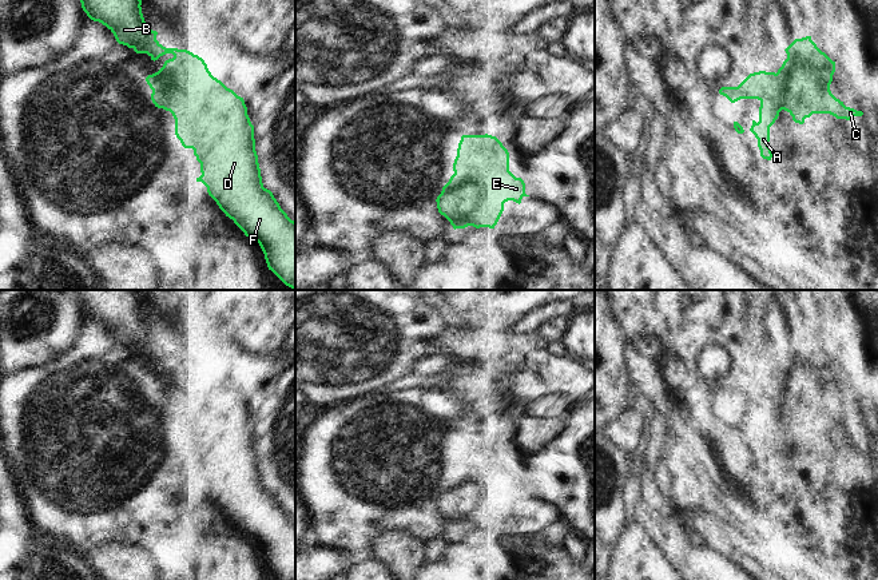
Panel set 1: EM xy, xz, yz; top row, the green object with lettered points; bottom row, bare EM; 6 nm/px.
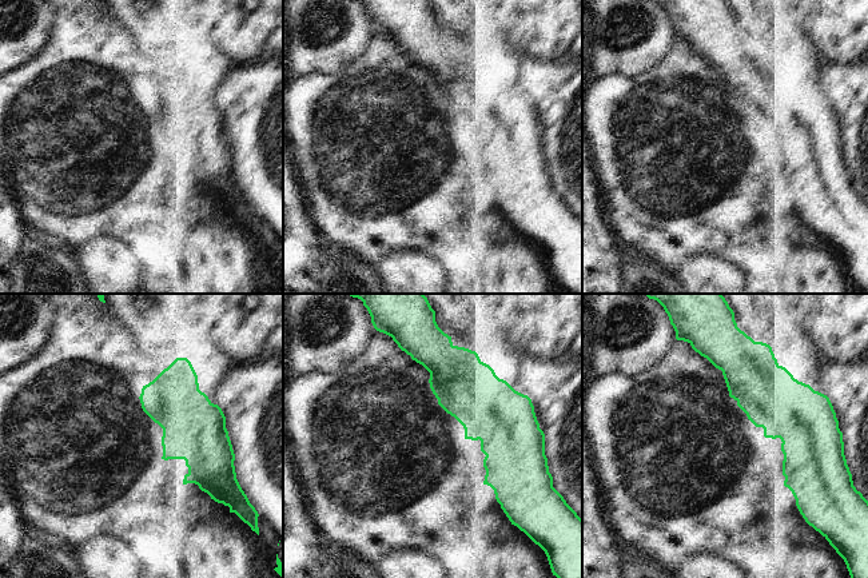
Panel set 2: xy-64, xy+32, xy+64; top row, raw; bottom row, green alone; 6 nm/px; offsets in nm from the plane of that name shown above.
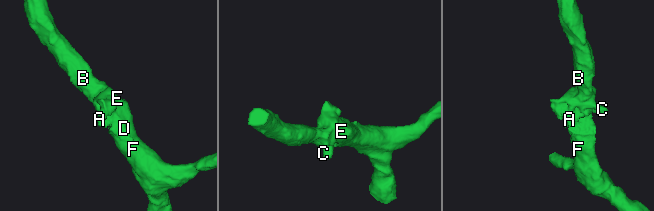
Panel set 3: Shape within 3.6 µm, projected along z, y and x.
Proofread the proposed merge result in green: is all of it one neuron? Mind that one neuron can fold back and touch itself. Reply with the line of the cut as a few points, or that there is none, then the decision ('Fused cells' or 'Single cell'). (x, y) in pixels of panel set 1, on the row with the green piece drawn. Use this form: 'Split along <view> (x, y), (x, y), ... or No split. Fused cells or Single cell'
No split. Single cell

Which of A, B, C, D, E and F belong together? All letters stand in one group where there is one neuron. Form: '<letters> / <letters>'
A B C D E F

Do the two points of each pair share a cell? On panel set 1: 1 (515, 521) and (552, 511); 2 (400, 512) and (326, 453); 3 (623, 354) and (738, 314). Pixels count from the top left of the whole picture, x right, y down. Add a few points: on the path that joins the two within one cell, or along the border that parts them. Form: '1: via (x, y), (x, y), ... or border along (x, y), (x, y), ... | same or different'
1: via (524, 519), (543, 513) | same
2: via (377, 507), (362, 503), (353, 495), (345, 472) | same
3: border along (614, 317), (628, 345) | different

